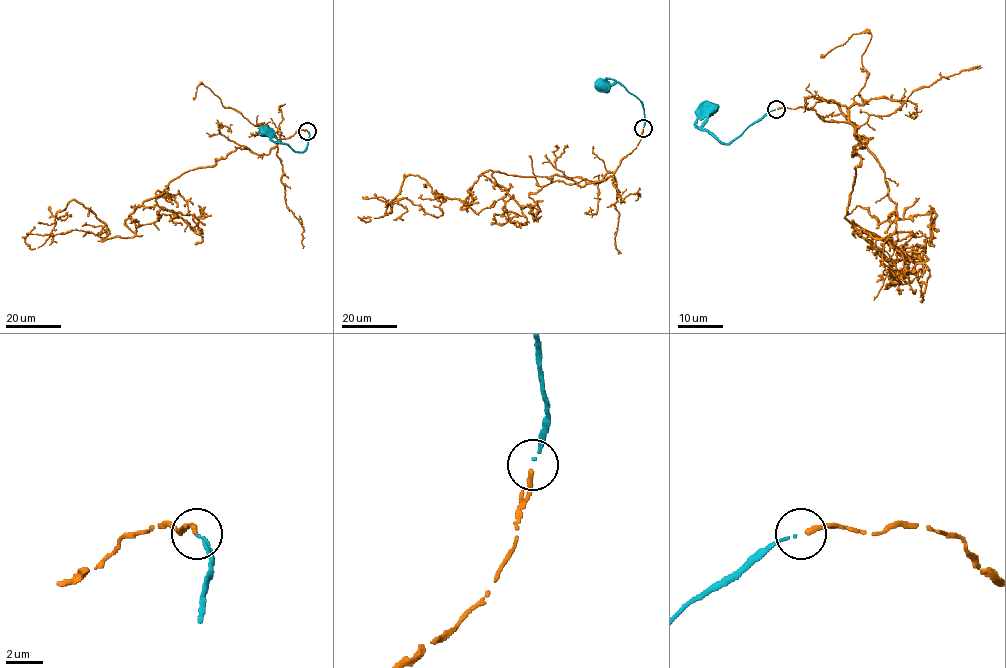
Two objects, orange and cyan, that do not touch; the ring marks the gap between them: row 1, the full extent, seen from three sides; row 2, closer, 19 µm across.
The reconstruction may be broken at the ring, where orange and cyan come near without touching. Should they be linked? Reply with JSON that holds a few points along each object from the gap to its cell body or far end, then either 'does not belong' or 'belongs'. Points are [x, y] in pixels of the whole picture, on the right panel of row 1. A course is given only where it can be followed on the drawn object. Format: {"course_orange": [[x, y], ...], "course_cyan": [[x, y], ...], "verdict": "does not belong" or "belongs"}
{"course_orange": [[777, 108], [871, 137], [845, 217], [906, 256], [889, 288], [853, 222], [913, 260], [921, 301], [925, 264]], "course_cyan": [[774, 109], [729, 143], [721, 143], [703, 129], [705, 108], [711, 104], [709, 107]], "verdict": "belongs"}

